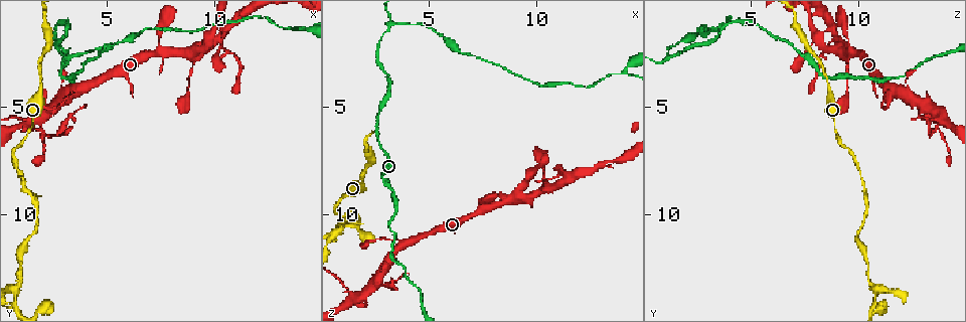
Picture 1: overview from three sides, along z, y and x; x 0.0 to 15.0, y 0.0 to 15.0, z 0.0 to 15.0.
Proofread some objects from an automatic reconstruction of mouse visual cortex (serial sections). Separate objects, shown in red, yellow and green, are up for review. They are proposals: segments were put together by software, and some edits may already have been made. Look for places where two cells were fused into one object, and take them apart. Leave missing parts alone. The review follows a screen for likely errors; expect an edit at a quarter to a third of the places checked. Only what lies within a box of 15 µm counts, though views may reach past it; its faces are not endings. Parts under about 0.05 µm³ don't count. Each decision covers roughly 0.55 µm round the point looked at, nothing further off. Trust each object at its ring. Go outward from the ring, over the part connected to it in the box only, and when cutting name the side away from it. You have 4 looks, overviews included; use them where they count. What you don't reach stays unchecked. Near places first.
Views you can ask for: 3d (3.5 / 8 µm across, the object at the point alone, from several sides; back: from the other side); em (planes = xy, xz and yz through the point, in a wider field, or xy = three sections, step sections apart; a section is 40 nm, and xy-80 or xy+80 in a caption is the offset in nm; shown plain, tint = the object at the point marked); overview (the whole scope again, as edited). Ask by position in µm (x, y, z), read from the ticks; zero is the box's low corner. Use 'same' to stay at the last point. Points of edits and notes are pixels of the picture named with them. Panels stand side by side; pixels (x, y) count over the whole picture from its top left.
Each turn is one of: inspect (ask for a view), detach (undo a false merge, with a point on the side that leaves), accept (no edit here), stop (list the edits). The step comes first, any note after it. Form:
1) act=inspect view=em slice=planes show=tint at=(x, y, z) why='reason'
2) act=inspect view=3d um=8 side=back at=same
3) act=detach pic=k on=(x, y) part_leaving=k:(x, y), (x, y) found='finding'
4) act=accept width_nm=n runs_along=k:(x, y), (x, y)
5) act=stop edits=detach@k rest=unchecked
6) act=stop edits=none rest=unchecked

act=inspect view=3d um=3.5 at=(10.4, 2.2, 8.5) why='thick turns thin'

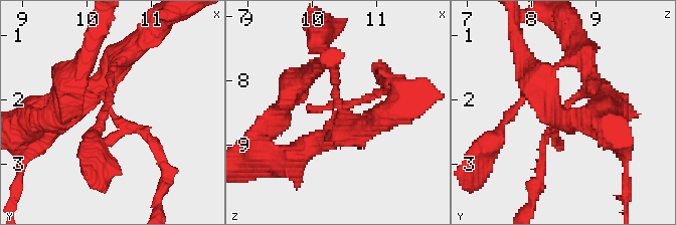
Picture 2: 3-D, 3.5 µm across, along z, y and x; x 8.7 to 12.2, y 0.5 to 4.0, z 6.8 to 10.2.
act=inspect view=em slice=xy step=1 show=tint at=(10.35, 2.20, 8.50)

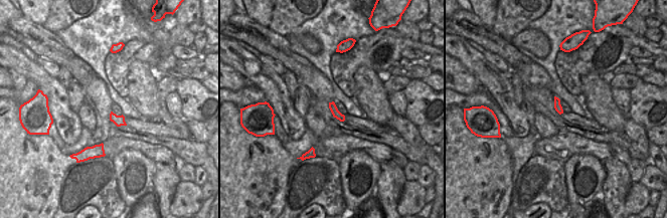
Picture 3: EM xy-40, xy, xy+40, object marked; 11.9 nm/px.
act=accept runs_along=2:(300, 153), (328, 136), (340, 109), (383, 91) found='continuous, no second cell'

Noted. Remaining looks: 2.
act=inspect view=3d um=3.5 at=(3.3, 2.7, 1.2) why='arms part here'

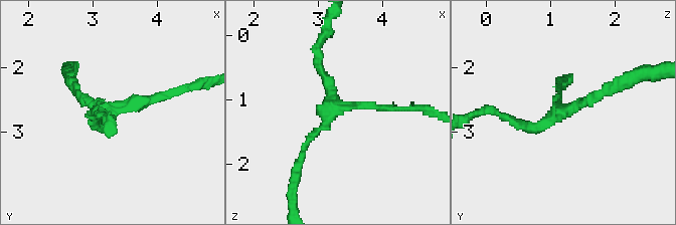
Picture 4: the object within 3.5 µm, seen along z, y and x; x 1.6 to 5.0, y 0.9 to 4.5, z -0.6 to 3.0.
act=inspect view=em slice=xy step=5 show=tint at=(3.25, 2.65, 1.20) arms=3 arm_widths_nm=150,150,150

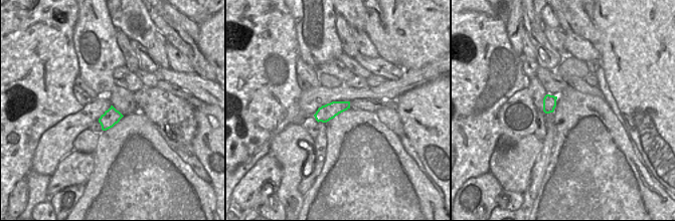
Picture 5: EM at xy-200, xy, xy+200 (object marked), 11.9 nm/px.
act=detach pic=4 on=(161, 95) part_leaving=4:(324, 124), (352, 105), (407, 108) found='two cells meet here'

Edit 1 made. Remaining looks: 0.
act=stop edits=detach@4 rest=unchecked

